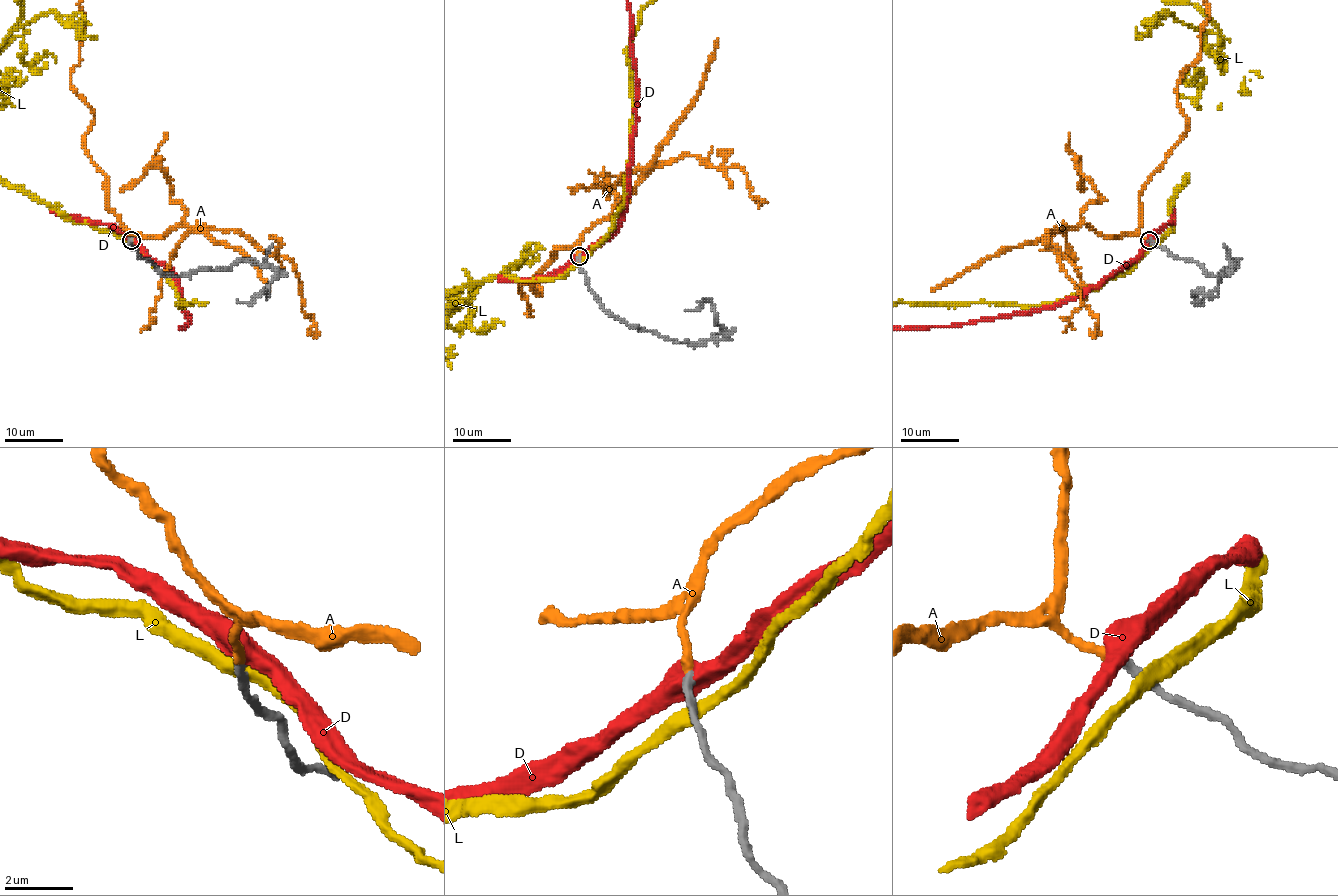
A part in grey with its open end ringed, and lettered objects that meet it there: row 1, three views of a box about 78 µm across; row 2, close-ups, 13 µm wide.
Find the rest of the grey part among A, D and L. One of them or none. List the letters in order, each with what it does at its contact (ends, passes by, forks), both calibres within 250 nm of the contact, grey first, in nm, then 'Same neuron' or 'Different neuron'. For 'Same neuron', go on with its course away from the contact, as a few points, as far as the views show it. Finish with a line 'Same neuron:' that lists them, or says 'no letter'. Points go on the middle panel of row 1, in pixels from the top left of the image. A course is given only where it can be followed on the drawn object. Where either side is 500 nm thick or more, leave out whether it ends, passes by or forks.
A: It ends there. Thickness 240 nm (grey) against 260 nm. Same neuron
D: Thickness 280 nm (grey) against 550 nm. Different neuron
L: It passes by. Thickness 320 nm (grey) against 360 nm. Different neuron
Same neuron: A

